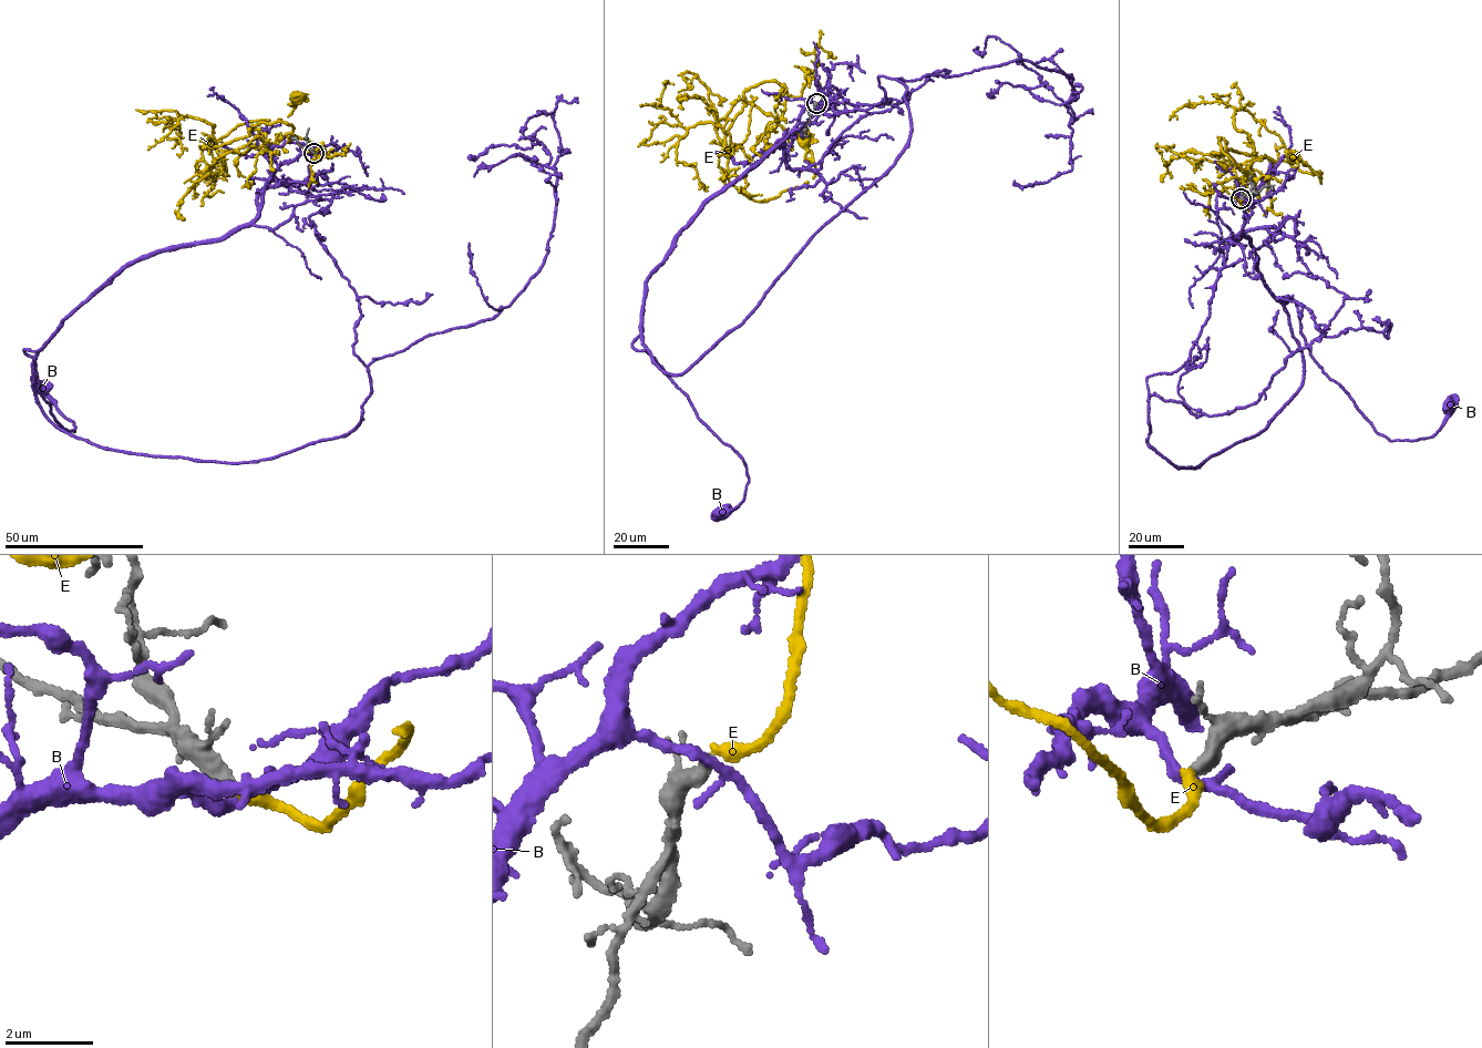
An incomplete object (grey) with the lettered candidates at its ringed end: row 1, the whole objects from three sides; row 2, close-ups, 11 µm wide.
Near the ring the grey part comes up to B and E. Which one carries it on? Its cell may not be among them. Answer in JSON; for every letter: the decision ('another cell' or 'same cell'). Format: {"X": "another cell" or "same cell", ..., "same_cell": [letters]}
{"B": "another cell", "E": "another cell", "same_cell": []}

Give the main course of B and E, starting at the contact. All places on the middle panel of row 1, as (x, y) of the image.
B: (816, 103), (784, 147), (705, 201), (646, 284), (633, 346), (745, 465), (744, 500), (722, 512)
E: (816, 103), (813, 78), (800, 96), (744, 90), (728, 180), (764, 202), (808, 182), (802, 139)

